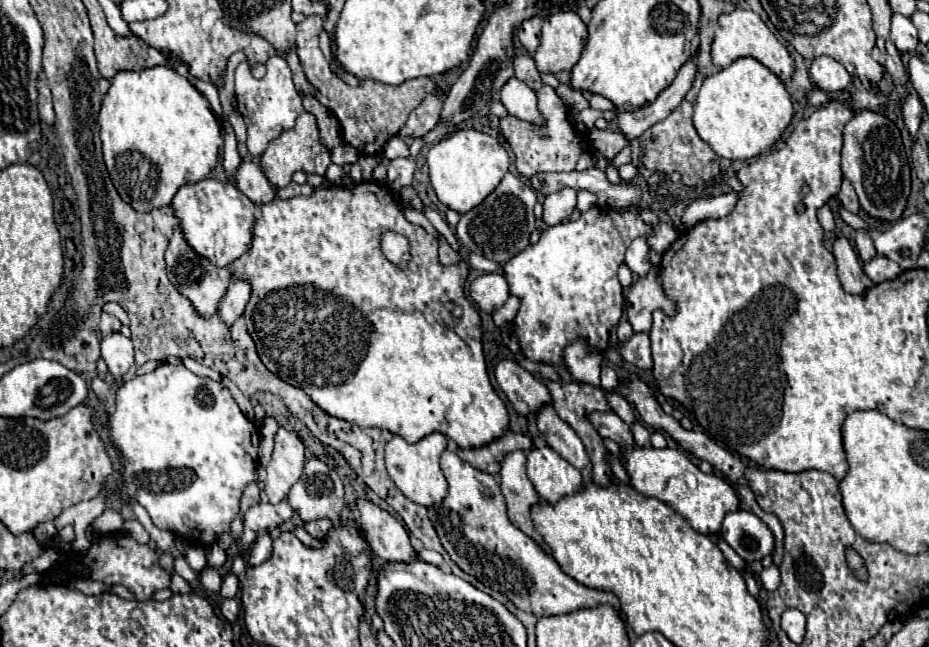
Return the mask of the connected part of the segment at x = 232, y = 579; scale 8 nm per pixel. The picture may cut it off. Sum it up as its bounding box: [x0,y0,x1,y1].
[220,573,240,598]

